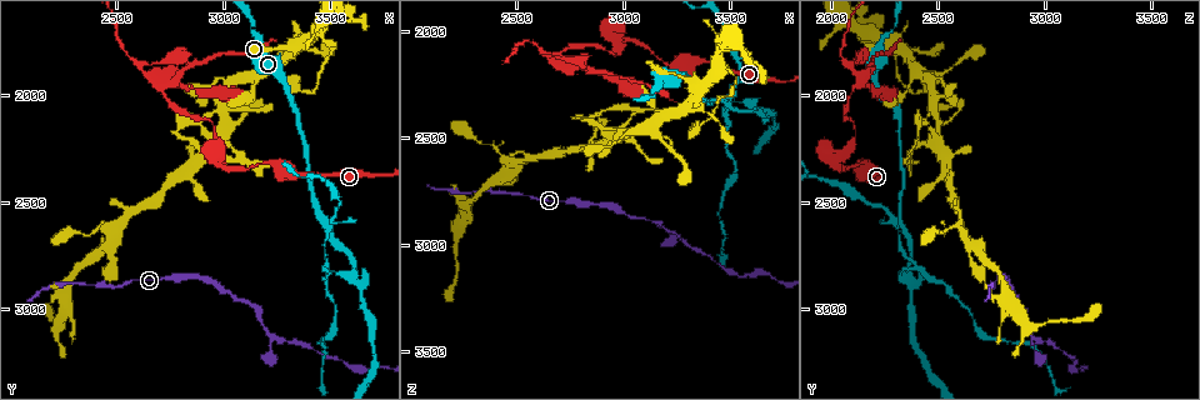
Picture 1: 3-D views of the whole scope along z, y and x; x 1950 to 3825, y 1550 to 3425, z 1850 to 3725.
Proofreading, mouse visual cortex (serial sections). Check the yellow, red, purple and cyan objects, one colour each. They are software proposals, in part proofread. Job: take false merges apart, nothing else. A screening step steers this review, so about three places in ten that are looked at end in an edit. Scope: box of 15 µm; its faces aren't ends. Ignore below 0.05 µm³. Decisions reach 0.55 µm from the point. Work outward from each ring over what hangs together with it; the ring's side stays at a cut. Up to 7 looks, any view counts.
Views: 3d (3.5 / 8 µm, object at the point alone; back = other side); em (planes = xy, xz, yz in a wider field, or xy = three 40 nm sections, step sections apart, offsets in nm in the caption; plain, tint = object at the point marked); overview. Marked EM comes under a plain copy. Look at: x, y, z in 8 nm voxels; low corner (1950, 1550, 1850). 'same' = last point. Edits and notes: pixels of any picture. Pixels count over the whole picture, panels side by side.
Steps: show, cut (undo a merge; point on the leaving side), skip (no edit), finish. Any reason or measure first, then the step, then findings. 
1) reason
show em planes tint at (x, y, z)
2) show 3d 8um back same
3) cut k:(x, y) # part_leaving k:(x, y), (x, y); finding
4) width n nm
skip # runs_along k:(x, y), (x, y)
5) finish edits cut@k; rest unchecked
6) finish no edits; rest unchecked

abrupt turn
show 3d 3.5um at (2820, 2120, 2420)

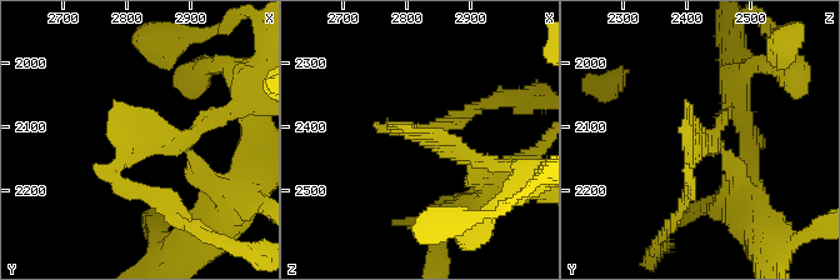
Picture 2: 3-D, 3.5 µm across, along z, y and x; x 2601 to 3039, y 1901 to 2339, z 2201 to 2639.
now the EM
show em xy step 2 tint at (2820, 2125, 2415)

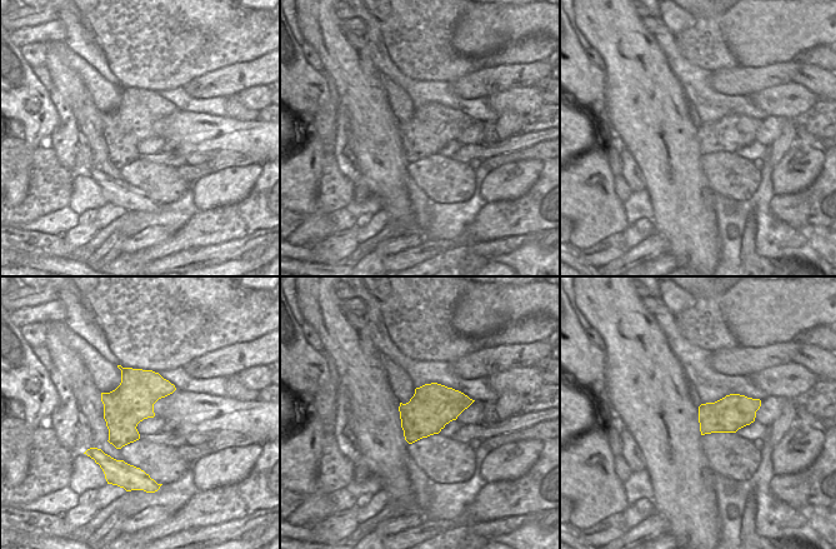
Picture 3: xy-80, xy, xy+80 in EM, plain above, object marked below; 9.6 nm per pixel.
cut 2:(526, 106) # a second cell is stuck on

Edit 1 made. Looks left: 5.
a fork
show 3d 3.5um at (3440, 1680, 2130)

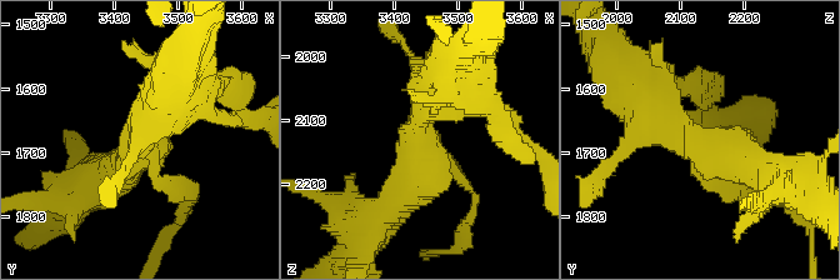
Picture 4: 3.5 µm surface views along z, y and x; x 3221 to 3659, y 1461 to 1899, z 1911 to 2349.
shape alone is not enough
show em xy step 3 tint at (3450, 1695, 2135)

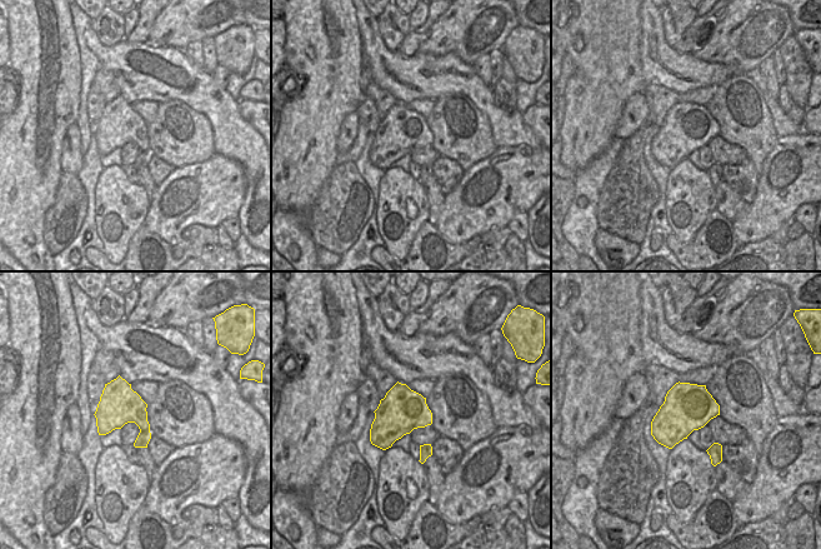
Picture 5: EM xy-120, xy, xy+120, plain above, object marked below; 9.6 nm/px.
arms 3; arm_widths 200, 450, 500 nm
skip # runs_along 4:(765, 174), (675, 139), (638, 96); one cell here

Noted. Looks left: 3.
arms part here
show 3d 3.5um at (3630, 2840, 2350)

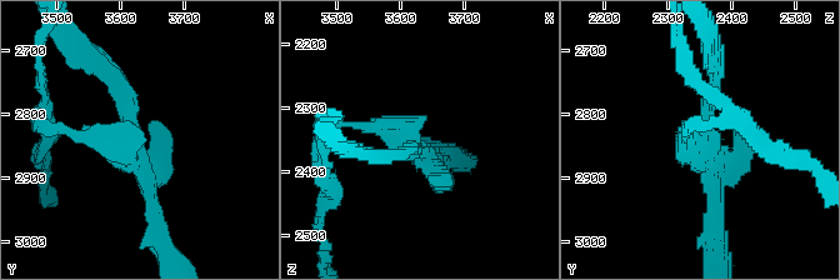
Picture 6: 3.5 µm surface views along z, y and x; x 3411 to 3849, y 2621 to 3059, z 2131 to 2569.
show em xy step 2 tint at (3620, 2840, 2360)

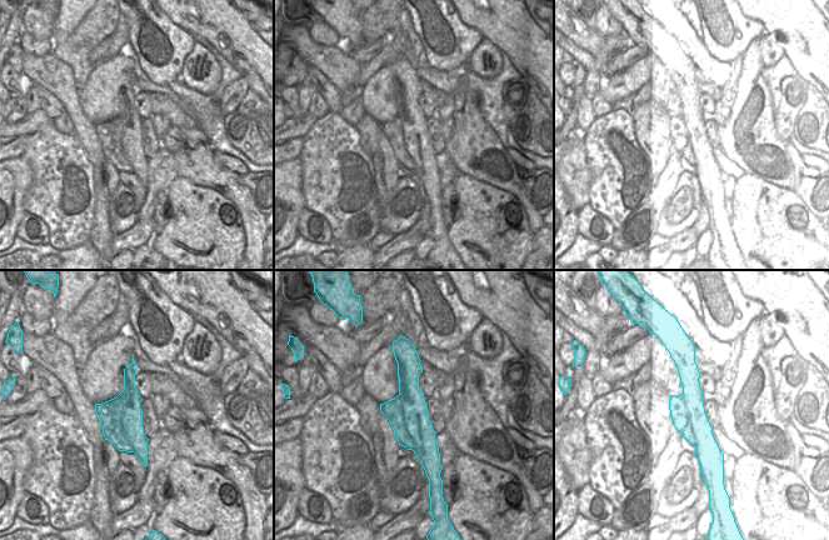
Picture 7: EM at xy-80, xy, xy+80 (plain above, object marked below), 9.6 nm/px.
cut 6:(680, 149) # part_leaving 6:(675, 34), (698, 84), (730, 110); a second cell is stuck on

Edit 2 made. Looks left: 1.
finish edits cut@2, cut@6; rest unchecked

